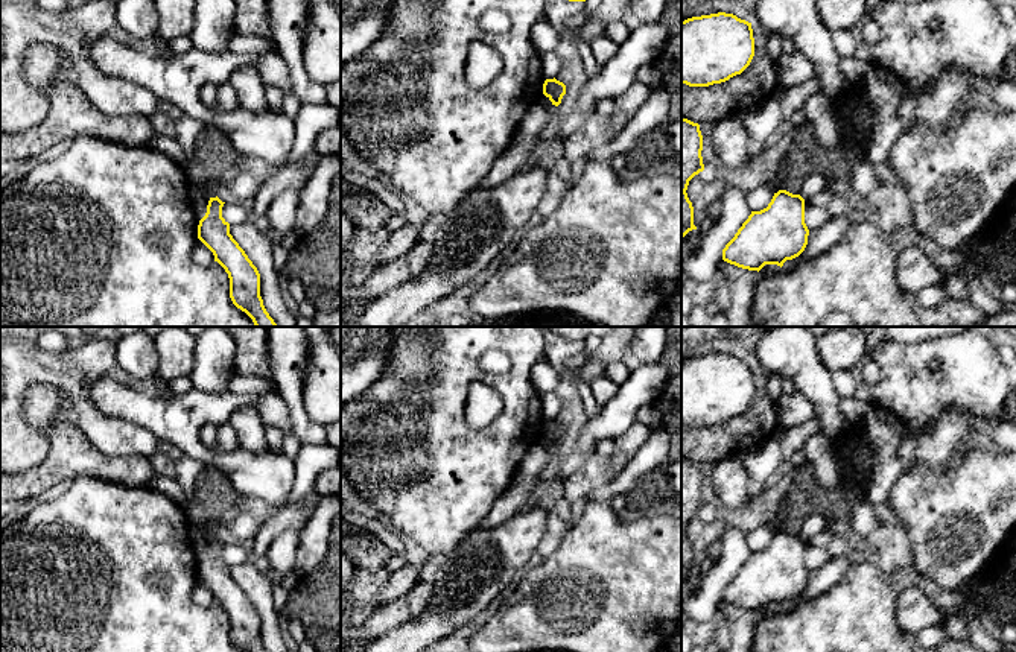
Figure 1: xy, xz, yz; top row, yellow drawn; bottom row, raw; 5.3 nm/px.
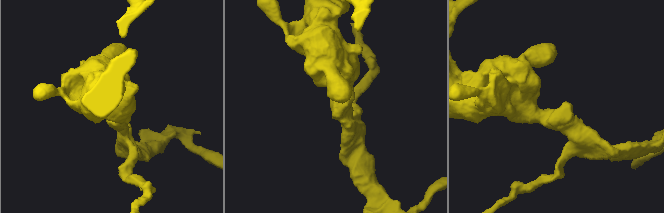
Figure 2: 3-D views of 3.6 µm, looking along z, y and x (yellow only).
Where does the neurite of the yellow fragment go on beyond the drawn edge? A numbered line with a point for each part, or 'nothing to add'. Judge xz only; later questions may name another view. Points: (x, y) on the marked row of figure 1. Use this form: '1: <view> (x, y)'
nothing to add

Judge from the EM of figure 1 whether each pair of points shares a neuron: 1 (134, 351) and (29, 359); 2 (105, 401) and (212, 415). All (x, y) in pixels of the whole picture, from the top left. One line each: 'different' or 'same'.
1: different
2: same

